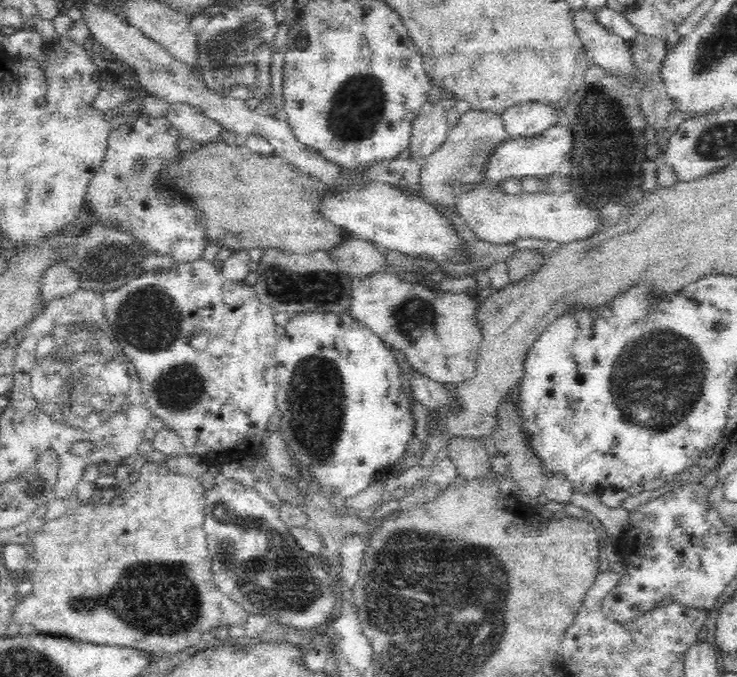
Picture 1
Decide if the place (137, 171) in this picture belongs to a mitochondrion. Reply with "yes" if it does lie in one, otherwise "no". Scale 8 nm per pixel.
yes

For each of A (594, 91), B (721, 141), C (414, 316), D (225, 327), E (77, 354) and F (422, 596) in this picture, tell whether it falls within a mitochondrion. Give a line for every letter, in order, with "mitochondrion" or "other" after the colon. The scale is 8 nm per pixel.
A: other
B: mitochondrion
C: mitochondrion
D: other
E: mitochondrion
F: mitochondrion

